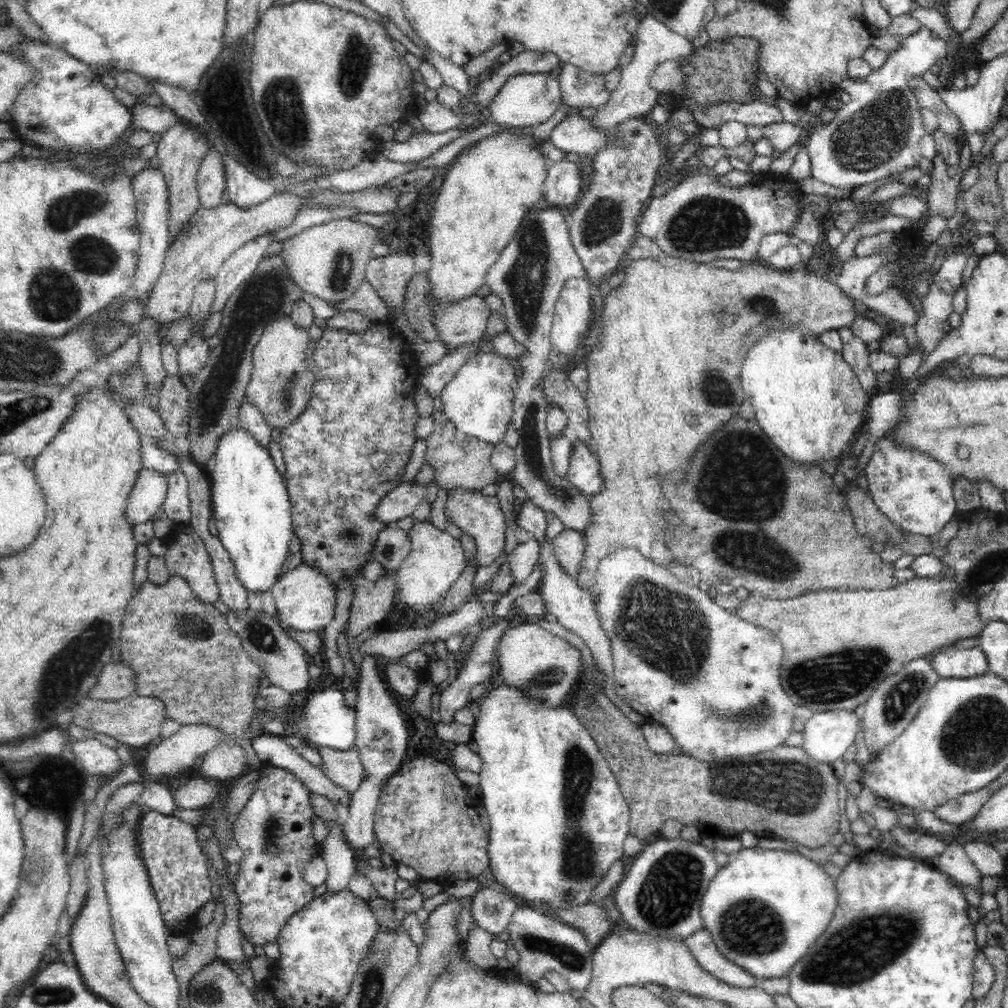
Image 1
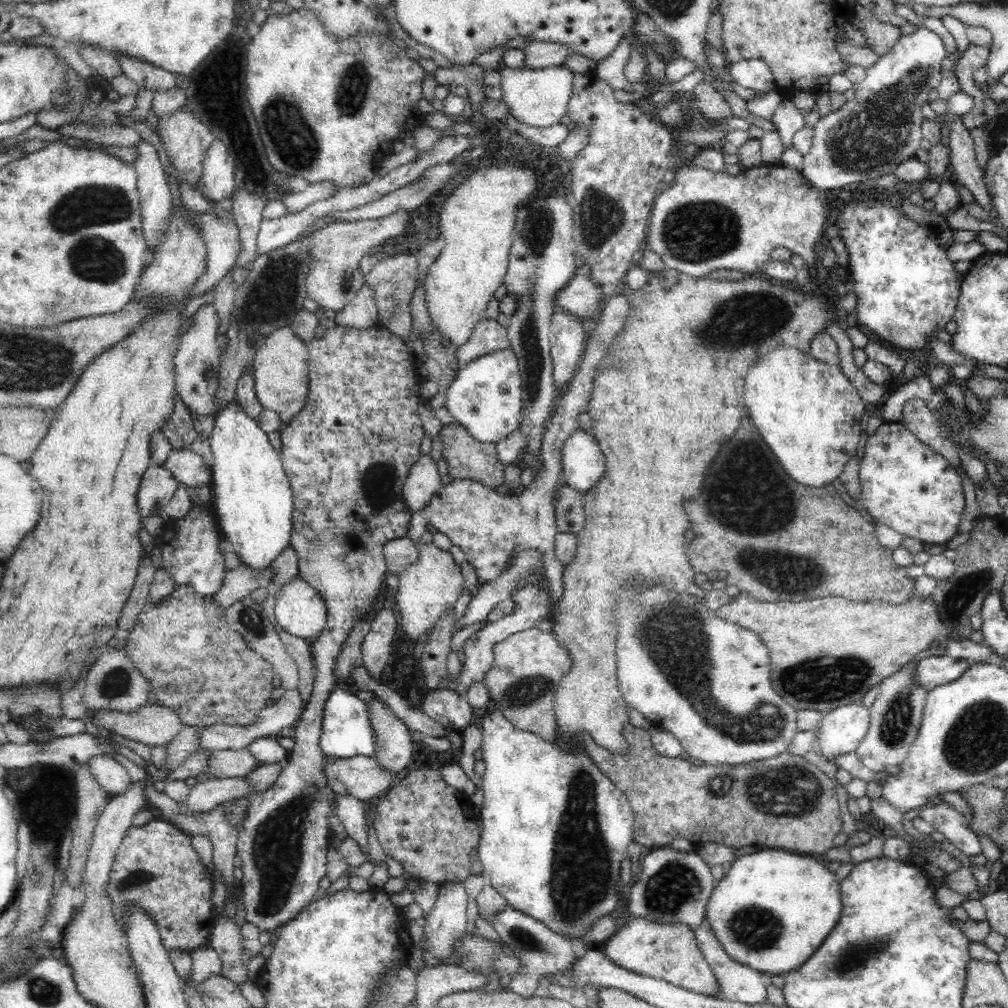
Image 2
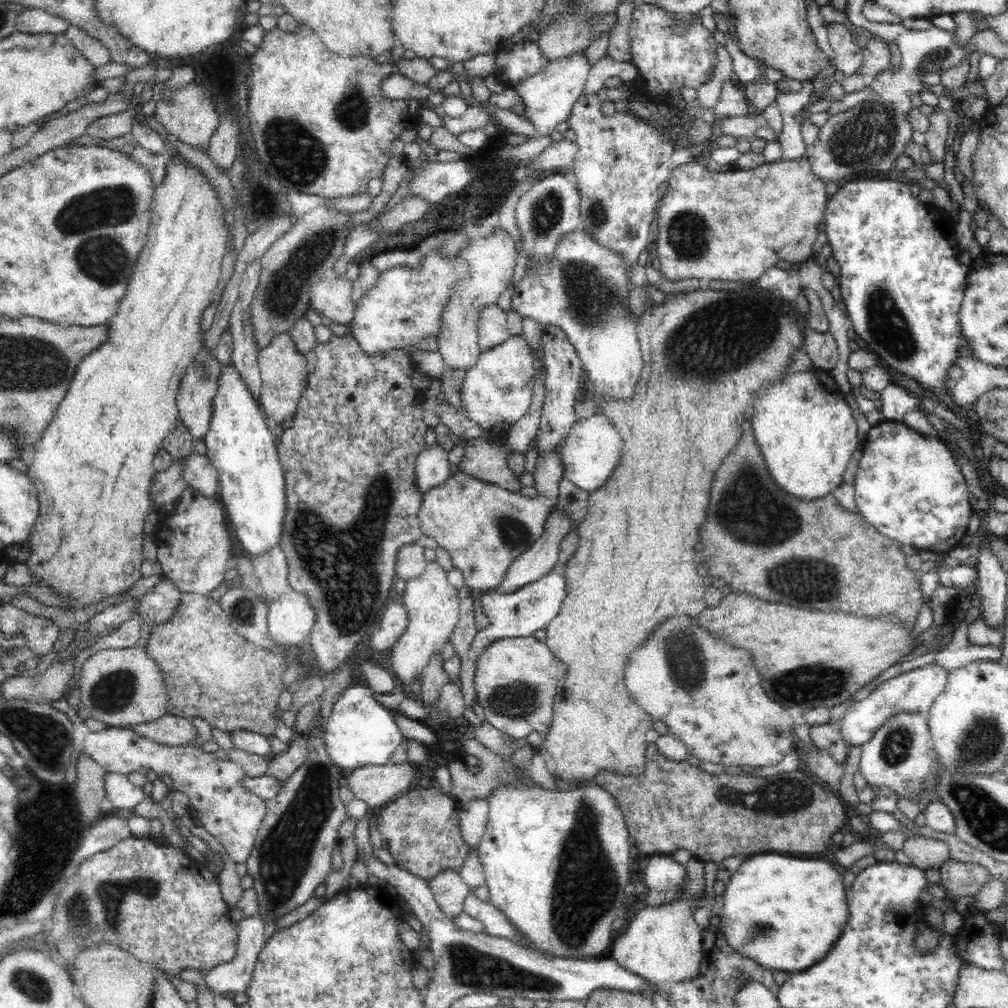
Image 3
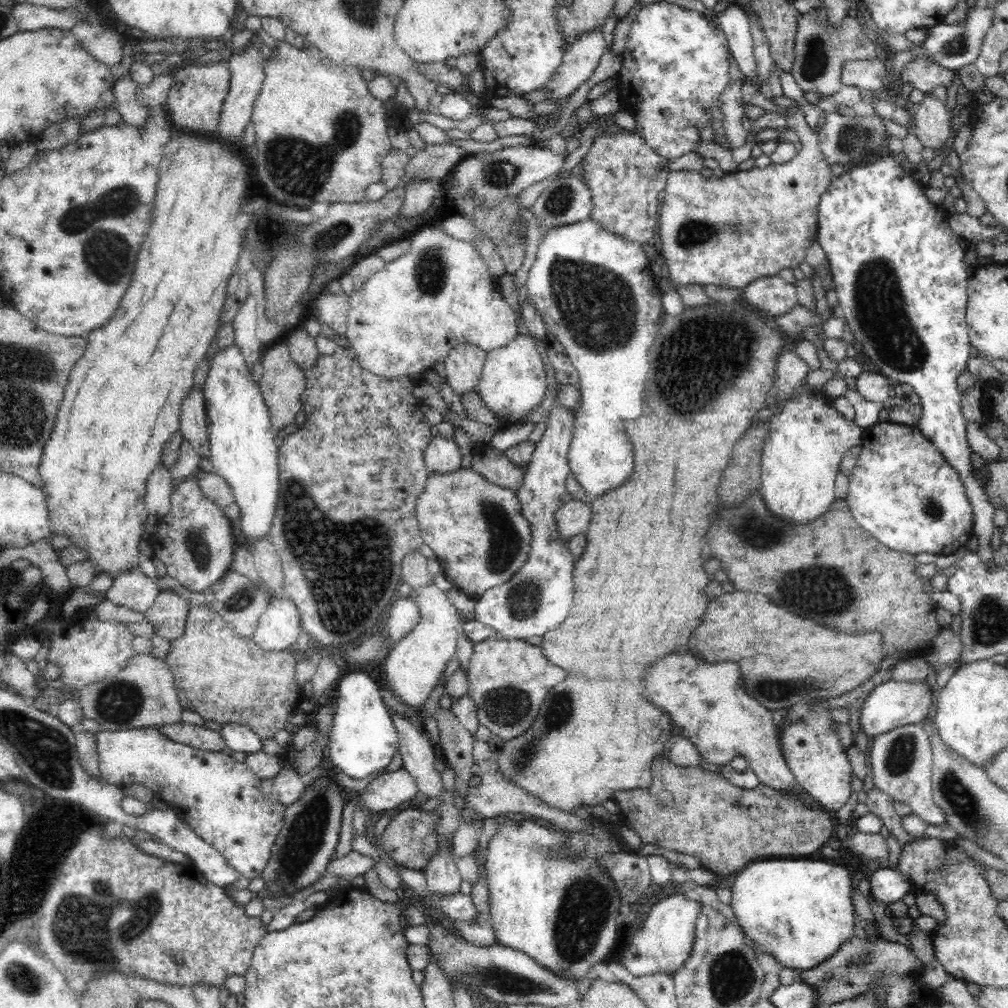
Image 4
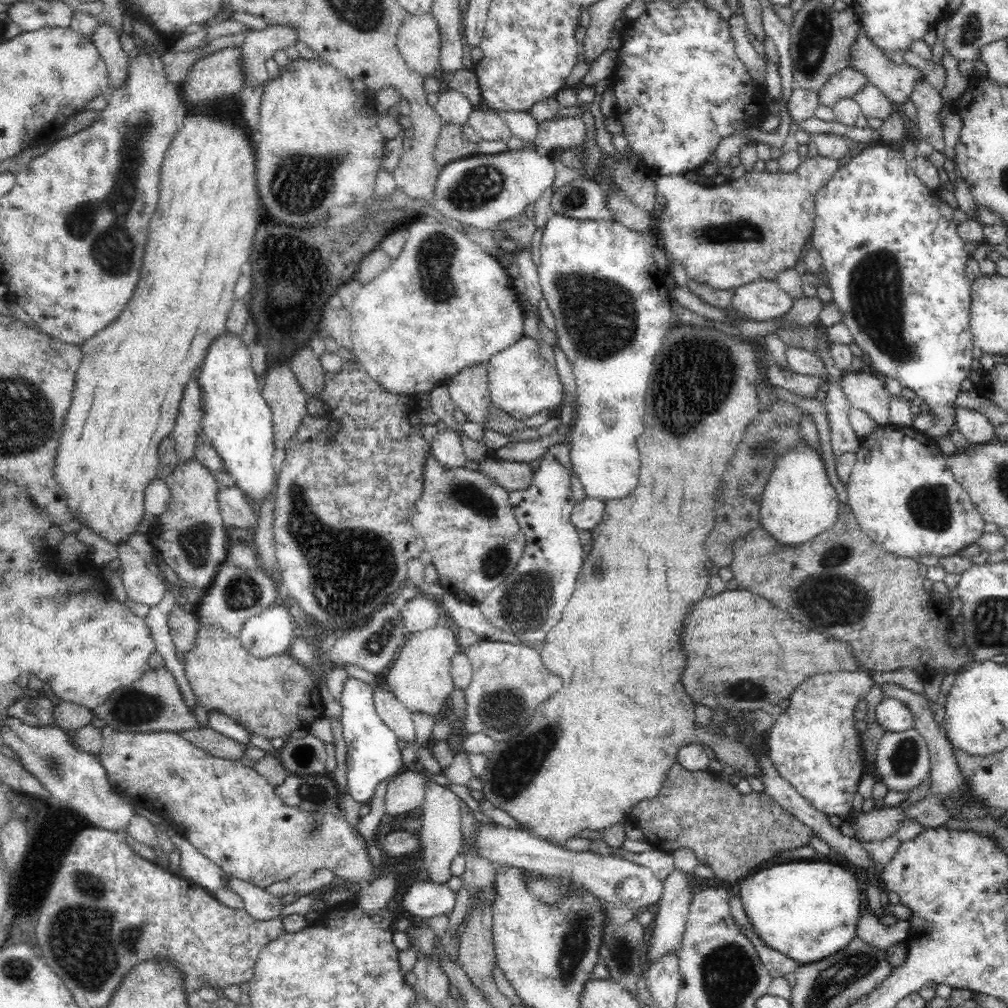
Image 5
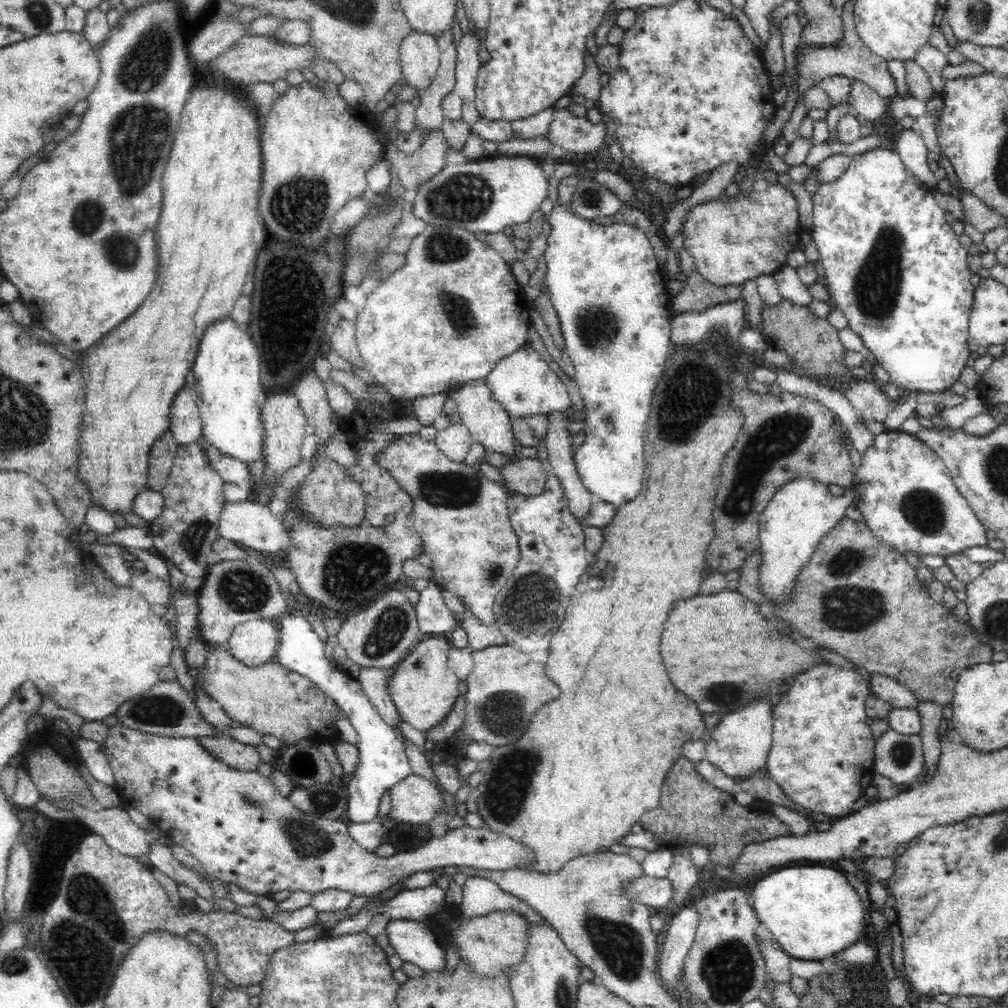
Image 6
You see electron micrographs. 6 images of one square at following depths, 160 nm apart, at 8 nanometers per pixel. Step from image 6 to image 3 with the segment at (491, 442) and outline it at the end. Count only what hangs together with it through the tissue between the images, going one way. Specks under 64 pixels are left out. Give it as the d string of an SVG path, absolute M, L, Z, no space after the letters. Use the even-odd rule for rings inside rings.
M500 226L488 238L472 238L468 248L459 252L459 257L469 264L469 279L455 286L455 293L442 313L442 326L437 340L438 352L451 371L468 372L478 362L481 348L478 347L478 312L484 304L497 302L499 296L510 286L514 274L516 251L514 240Z

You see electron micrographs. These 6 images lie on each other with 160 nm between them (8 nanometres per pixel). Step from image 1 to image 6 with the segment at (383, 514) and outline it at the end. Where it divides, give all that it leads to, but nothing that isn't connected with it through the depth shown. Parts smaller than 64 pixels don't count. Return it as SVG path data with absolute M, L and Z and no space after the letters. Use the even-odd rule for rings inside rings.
M461 422L439 430L434 442L444 455L456 463L463 462L473 443L471 433Z

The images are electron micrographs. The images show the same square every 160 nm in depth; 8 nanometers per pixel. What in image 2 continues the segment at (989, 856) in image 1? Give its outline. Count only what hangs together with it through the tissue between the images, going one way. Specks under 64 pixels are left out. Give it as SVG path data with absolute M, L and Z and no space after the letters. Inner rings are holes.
M939 803L934 806L922 806L919 816L926 820L934 831L944 834L948 842L968 857L982 853L978 837L968 828L966 816L950 805Z

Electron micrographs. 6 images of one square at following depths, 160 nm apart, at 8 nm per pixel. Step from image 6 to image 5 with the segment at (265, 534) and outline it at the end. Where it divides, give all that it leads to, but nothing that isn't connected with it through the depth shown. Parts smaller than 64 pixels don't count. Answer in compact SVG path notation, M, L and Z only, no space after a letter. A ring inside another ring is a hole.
M220 486L218 502L222 526L225 529L235 527L255 534L260 522L260 513L257 513L255 505L248 503L241 489Z

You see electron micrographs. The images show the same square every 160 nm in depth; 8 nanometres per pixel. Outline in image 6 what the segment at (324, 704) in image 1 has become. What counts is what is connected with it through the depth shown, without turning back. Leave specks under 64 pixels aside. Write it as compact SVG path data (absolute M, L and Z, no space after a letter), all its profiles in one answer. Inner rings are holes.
M298 611L276 618L278 627L278 646L274 660L286 671L310 679L326 696L330 697L340 712L344 714L358 732L360 751L358 769L348 784L347 817L349 822L369 823L378 818L380 798L386 790L412 774L408 757L404 753L404 743L392 729L392 725L380 716L376 707L362 691L356 678L338 666L330 665L326 658L325 644L314 631L312 624Z

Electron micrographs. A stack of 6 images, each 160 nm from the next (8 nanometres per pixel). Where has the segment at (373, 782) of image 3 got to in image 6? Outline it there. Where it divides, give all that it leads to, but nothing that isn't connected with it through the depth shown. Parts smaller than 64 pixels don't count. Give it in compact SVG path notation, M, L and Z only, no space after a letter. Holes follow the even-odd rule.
M414 773L390 788L390 798L390 816L408 824L429 825L445 806L438 782Z

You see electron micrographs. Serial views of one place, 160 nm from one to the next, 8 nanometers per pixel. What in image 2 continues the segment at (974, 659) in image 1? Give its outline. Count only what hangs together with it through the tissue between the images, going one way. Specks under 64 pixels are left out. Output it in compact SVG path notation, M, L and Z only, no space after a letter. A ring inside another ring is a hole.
M932 655L915 664L912 677L918 687L924 687L928 692L956 680L969 665L968 661L959 661L946 655Z

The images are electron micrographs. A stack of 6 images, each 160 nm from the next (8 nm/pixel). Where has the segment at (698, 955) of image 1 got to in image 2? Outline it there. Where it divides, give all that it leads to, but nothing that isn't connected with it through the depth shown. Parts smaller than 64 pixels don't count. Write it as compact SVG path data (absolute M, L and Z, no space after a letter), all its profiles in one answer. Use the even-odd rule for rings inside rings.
M706 912L703 917L703 922L695 931L695 937L699 949L702 951L704 958L708 961L710 968L714 971L718 983L720 983L723 998L729 1002L738 1002L748 1005L768 1003L768 992L766 984L764 984L763 978L761 977L761 972L731 958L712 931L712 926L710 925L710 921L708 921L708 917L706 917Z

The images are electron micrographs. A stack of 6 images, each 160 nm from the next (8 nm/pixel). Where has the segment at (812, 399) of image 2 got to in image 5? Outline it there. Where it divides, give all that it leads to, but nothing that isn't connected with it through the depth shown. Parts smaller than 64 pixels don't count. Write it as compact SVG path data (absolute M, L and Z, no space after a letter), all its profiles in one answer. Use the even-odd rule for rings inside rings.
M810 446L778 458L766 483L760 510L761 527L778 545L795 547L835 526L840 504L820 456Z

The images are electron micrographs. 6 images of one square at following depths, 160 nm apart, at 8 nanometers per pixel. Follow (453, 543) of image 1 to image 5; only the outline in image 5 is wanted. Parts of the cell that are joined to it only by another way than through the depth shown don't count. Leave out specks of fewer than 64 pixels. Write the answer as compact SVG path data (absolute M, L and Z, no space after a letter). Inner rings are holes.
M448 620L434 628L411 633L390 666L384 685L411 713L418 712L434 717L442 712L446 704L450 704L450 694L455 689L450 659L461 650L456 629Z

